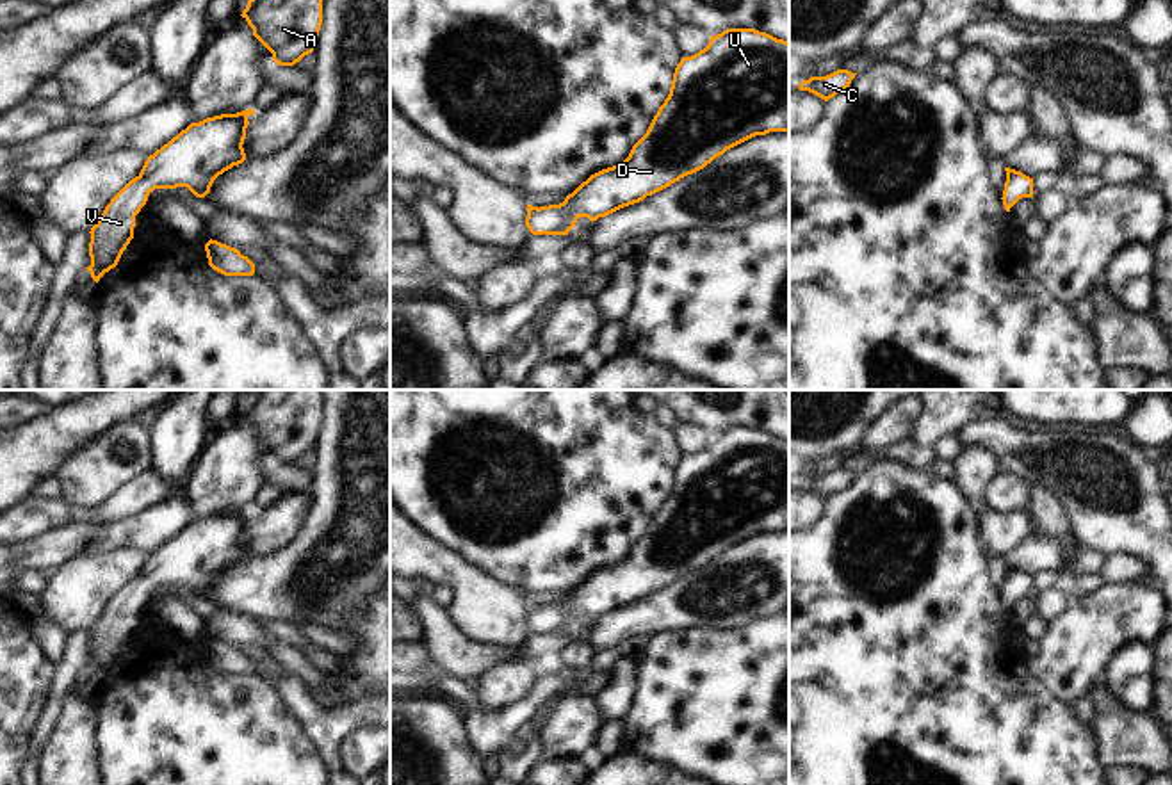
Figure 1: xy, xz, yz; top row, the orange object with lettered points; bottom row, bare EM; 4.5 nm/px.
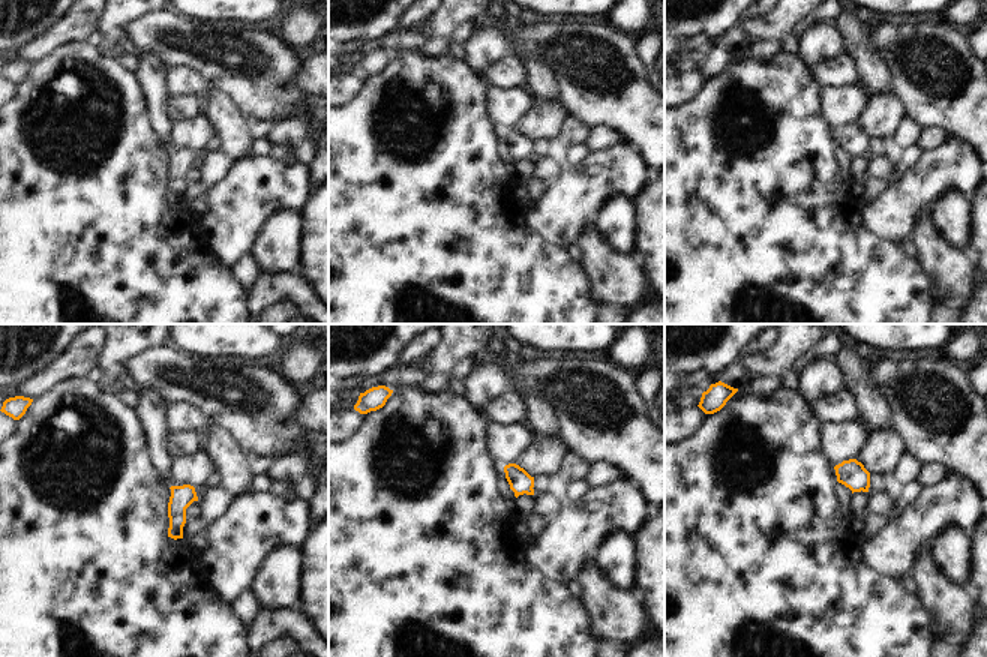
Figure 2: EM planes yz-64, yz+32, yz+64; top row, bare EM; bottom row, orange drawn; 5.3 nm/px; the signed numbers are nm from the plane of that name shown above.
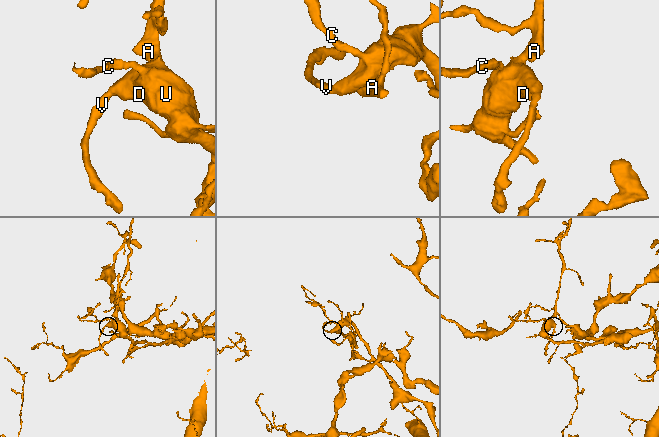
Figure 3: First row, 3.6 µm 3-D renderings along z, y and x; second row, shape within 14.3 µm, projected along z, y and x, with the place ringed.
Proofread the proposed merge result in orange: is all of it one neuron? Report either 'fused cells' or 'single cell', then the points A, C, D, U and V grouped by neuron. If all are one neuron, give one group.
single cell | A C D U V

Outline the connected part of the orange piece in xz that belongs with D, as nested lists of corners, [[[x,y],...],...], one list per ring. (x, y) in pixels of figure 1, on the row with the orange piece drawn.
[[[727,28],[675,68],[670,94],[629,157],[582,182],[559,205],[527,205],[533,235],[568,235],[579,217],[591,223],[643,201],[711,164],[727,150],[769,132],[789,132],[789,43],[755,28]]]

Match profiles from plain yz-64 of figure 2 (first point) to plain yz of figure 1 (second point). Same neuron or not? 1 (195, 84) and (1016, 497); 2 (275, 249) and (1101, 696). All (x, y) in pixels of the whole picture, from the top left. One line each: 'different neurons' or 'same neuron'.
1: same neuron
2: different neurons

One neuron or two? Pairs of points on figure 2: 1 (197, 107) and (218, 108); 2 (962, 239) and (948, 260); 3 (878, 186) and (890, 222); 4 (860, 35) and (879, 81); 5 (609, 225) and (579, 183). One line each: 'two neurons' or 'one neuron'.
1: two neurons
2: two neurons
3: two neurons
4: one neuron
5: two neurons

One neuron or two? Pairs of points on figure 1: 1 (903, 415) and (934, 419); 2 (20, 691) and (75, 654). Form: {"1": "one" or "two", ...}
{"1": "two", "2": "two"}

